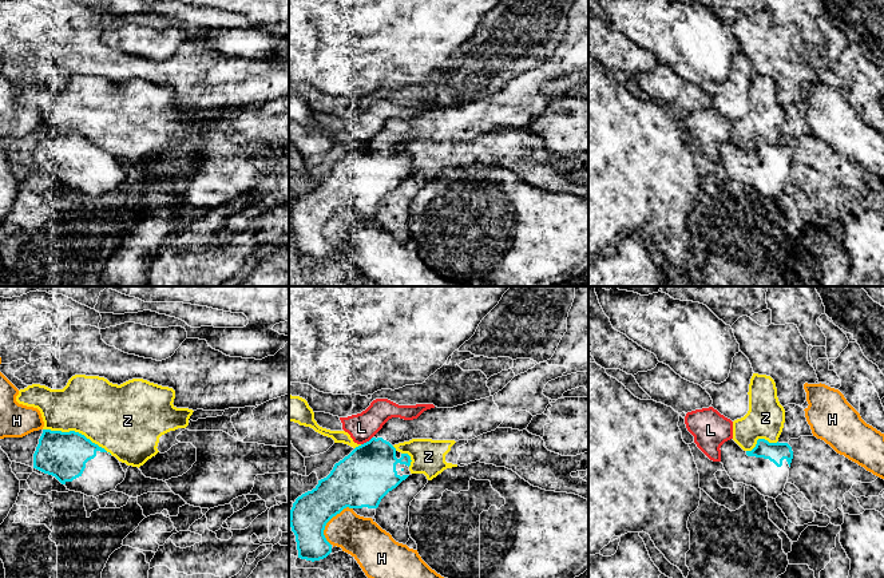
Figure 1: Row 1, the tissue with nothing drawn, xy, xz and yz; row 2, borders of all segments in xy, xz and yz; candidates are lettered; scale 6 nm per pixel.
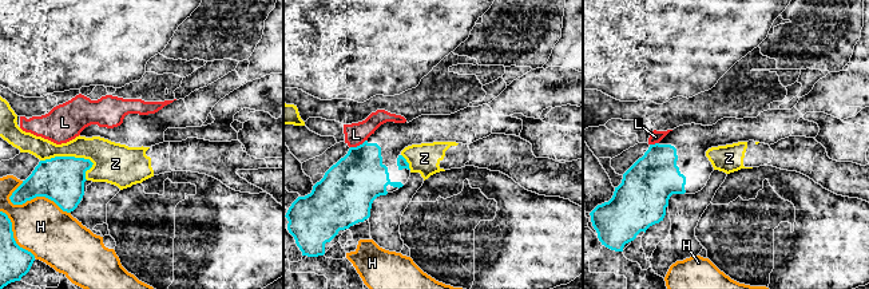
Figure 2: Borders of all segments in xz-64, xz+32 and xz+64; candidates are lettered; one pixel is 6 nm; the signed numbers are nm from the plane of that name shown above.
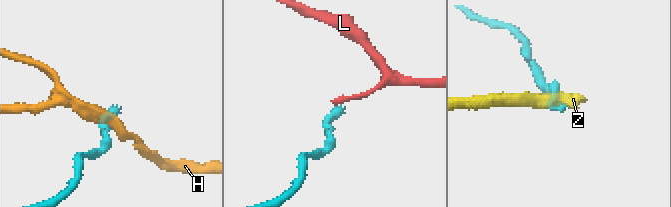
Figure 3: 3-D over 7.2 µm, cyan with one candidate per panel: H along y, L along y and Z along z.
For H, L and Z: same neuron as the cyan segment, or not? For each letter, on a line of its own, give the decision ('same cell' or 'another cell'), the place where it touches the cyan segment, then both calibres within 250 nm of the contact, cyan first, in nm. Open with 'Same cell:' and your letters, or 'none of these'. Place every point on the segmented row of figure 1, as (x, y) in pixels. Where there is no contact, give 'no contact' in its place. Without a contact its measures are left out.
Same cell: none of these
H: another cell; contact xz (328, 521); calibres 260 and 240 nm
L: another cell; contact xz (367, 442); calibres 340 and 170 nm
Z: another cell; contact xy (78, 432); calibres 280 and 400 nm

